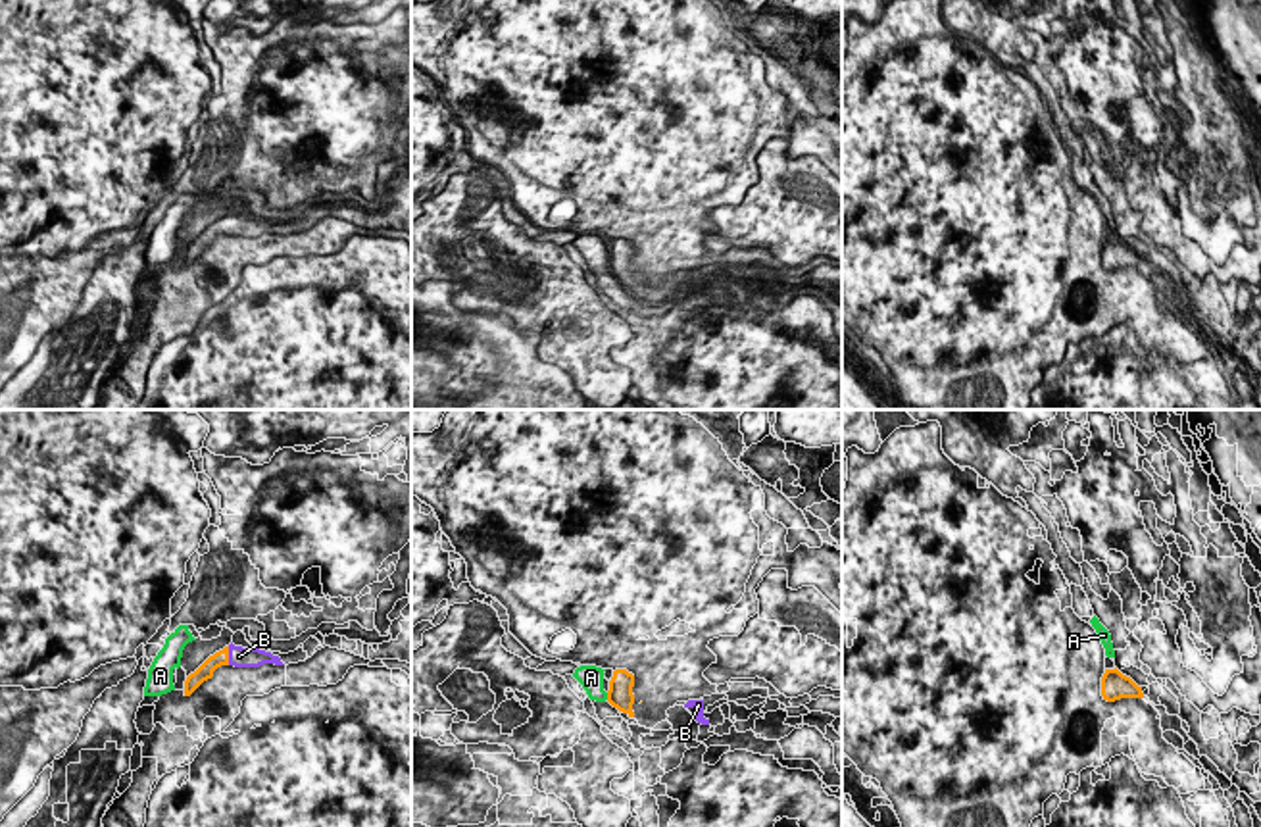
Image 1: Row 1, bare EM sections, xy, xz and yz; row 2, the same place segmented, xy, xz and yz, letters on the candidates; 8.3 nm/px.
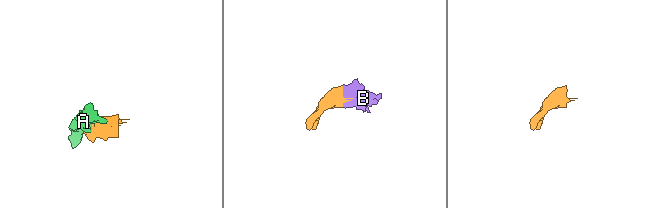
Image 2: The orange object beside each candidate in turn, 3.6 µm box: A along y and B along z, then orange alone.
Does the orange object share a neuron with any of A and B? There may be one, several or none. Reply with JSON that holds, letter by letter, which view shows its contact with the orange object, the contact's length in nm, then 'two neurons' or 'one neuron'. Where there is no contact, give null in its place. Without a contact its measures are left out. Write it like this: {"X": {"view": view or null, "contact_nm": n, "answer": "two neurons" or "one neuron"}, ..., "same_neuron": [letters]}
{"A": {"view": "xz", "contact_nm": 70, "answer": "two neurons"}, "B": {"view": "xy", "contact_nm": 160, "answer": "one neuron"}, "same_neuron": ["B"]}

